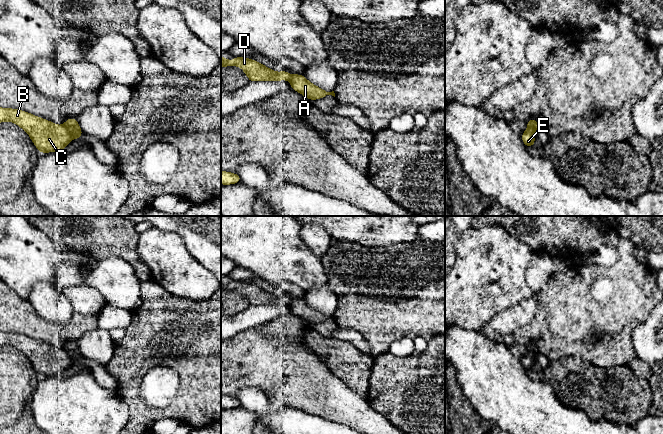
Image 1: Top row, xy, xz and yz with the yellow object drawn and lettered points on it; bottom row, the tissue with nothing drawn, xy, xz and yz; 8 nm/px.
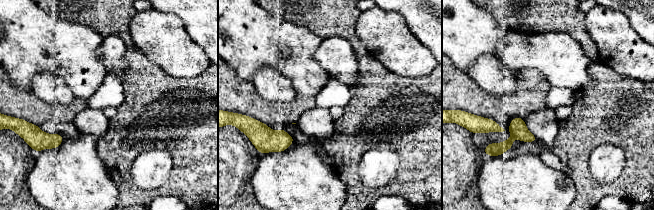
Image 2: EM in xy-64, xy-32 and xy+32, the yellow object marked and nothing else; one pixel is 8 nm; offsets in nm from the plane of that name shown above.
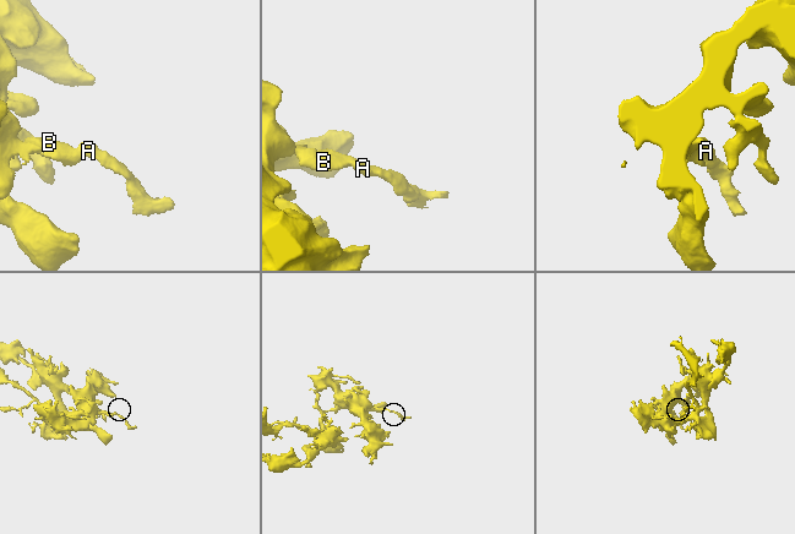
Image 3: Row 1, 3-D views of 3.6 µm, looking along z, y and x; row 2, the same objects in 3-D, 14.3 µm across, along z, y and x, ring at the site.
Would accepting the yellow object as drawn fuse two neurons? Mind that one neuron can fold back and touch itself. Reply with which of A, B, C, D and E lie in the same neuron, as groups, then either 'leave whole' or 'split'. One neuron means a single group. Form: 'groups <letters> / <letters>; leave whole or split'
groups A / B C D E; split

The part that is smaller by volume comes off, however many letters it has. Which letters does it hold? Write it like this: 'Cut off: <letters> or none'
Cut off: A

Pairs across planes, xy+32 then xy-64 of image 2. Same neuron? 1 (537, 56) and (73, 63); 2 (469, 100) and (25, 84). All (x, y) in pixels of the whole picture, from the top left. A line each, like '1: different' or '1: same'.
1: different
2: different

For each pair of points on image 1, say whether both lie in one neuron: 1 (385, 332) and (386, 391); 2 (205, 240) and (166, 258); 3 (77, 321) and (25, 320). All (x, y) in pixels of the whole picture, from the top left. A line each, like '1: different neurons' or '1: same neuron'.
1: different neurons
2: different neurons
3: same neuron

